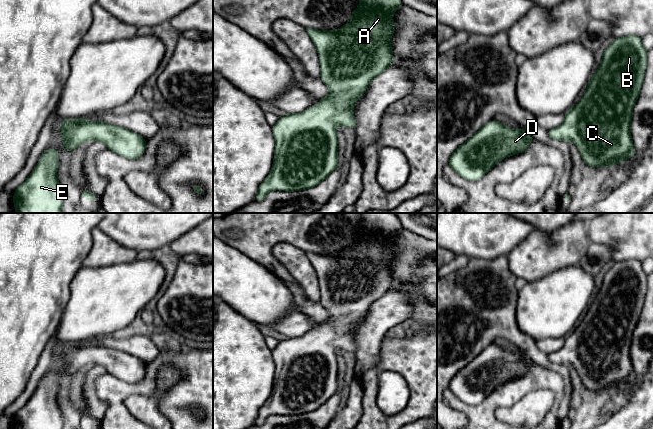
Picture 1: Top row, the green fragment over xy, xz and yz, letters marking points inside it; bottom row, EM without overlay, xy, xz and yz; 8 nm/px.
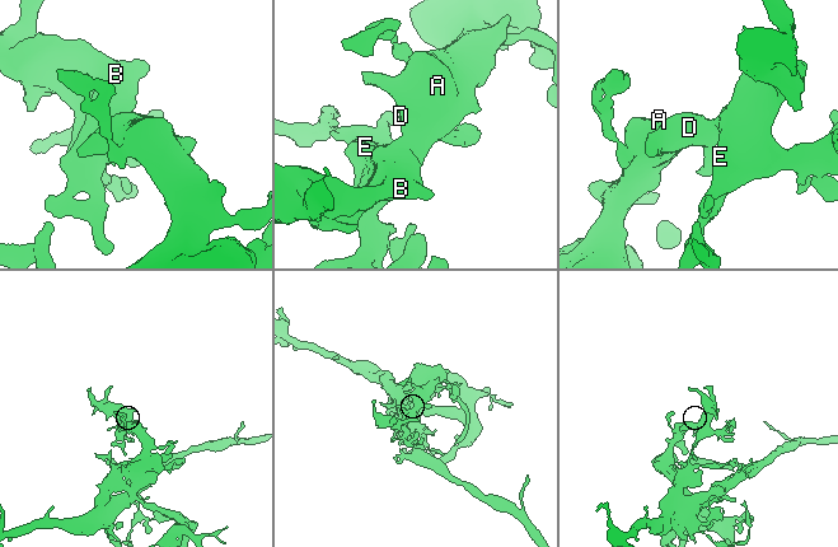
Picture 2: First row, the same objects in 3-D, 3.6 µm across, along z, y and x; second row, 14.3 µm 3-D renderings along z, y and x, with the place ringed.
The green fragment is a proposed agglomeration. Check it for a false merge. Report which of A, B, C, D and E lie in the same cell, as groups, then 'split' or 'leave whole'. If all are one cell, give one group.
A B C D E; leave whole

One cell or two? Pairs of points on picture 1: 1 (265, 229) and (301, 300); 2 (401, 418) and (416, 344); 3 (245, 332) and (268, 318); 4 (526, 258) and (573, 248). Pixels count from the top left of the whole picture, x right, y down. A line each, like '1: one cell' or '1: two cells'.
1: one cell
2: one cell
3: two cells
4: one cell

